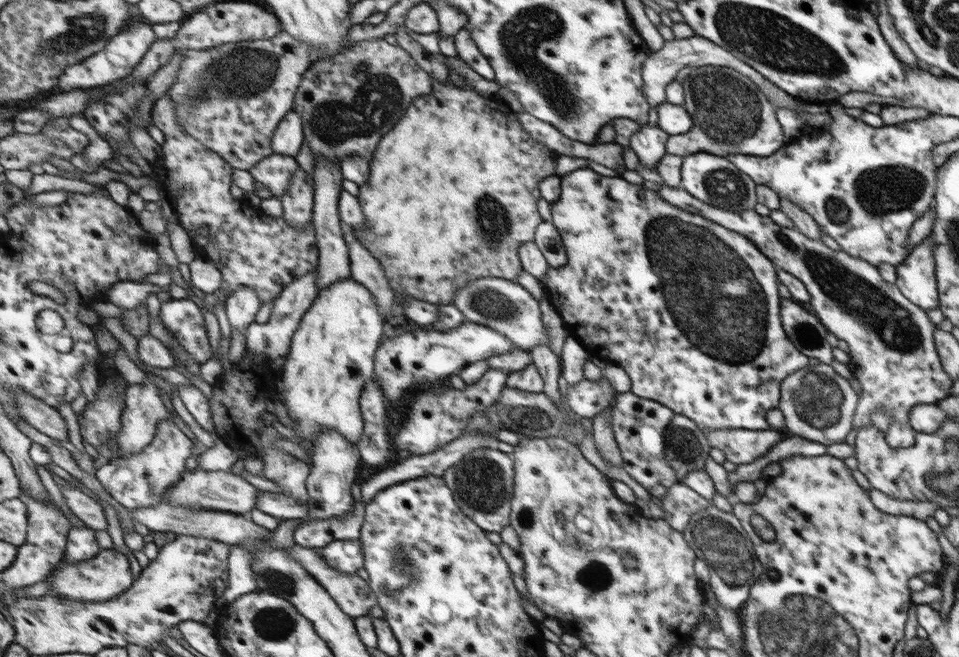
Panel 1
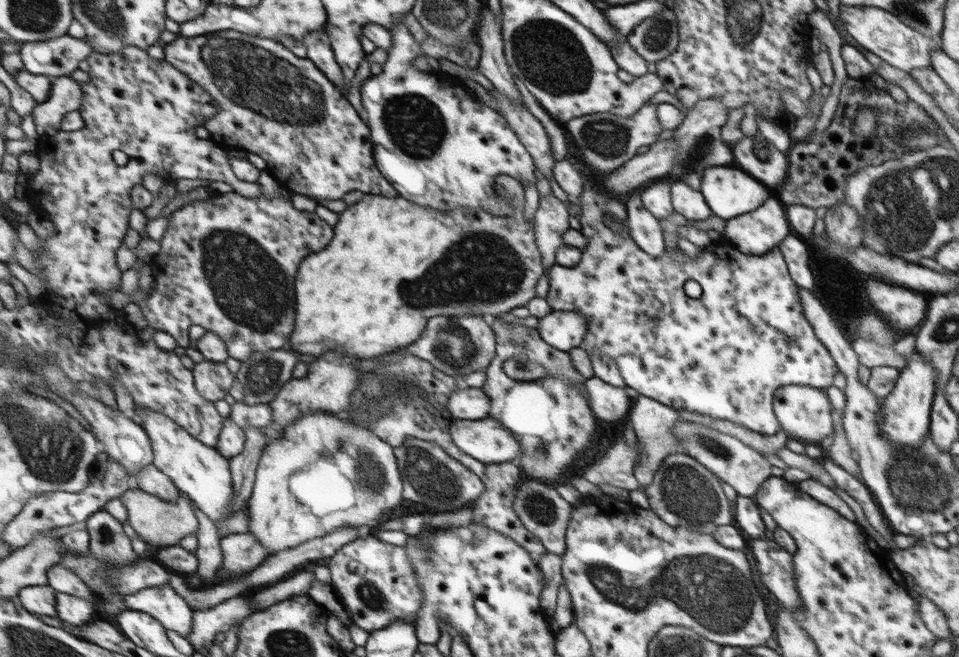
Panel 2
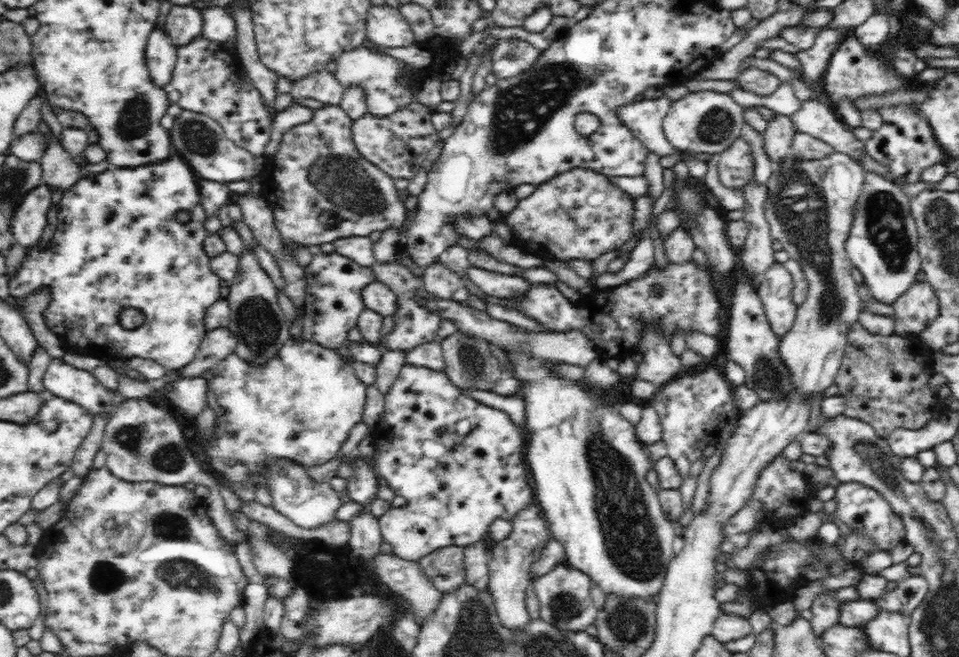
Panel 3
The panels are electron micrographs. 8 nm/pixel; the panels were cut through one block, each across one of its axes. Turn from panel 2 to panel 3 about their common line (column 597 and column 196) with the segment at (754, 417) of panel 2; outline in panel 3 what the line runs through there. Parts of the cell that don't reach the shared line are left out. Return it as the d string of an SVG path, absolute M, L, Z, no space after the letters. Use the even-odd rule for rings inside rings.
M174 150L169 154L169 157L161 161L135 167L109 168L104 172L82 177L72 188L63 191L62 198L57 204L58 224L54 234L51 235L50 244L46 248L41 248L39 245L26 247L26 256L24 256L20 268L13 278L7 280L10 296L19 299L28 296L29 293L37 293L41 289L49 290L50 300L43 310L43 317L50 331L62 340L67 350L96 356L103 362L112 358L126 360L130 357L142 357L155 360L158 364L165 366L168 371L182 369L196 356L200 344L202 344L206 332L205 326L203 326L203 314L209 306L221 299L220 282L222 279L211 271L209 267L211 258L203 249L203 240L210 233L204 227L207 215L201 204L197 180L198 176L193 168ZM124 308L137 308L144 313L144 324L132 330L124 329L118 319Z

